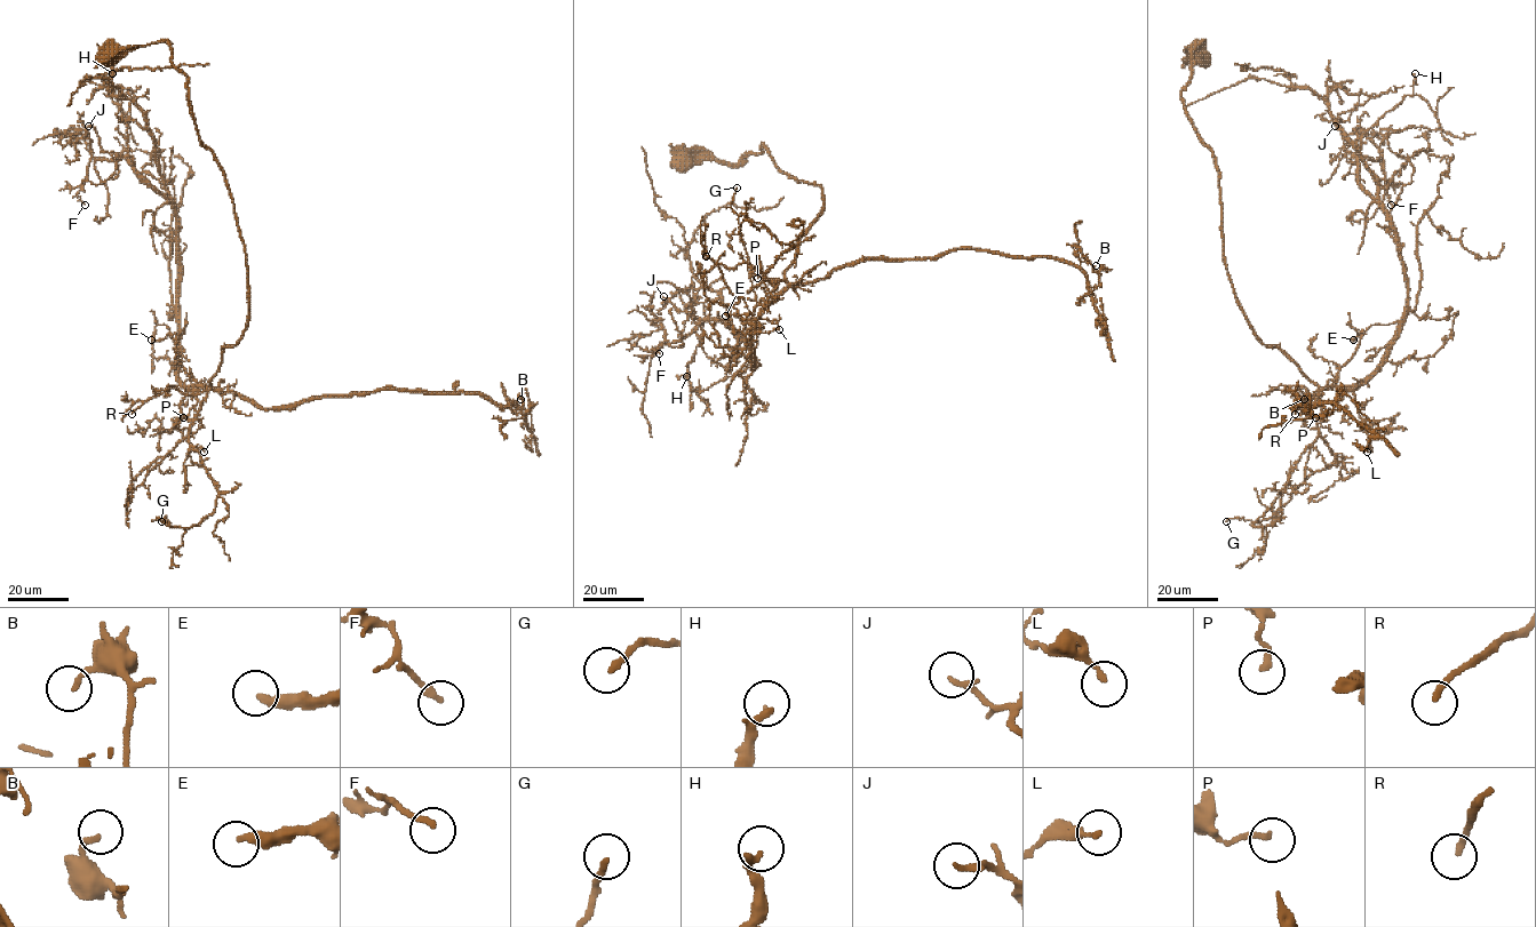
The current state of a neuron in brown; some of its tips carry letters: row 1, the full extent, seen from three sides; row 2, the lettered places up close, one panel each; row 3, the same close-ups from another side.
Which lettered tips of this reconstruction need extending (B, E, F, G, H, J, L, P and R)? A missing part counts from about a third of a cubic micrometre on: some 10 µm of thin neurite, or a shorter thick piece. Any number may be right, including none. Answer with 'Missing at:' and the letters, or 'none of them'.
Missing at: none of them

